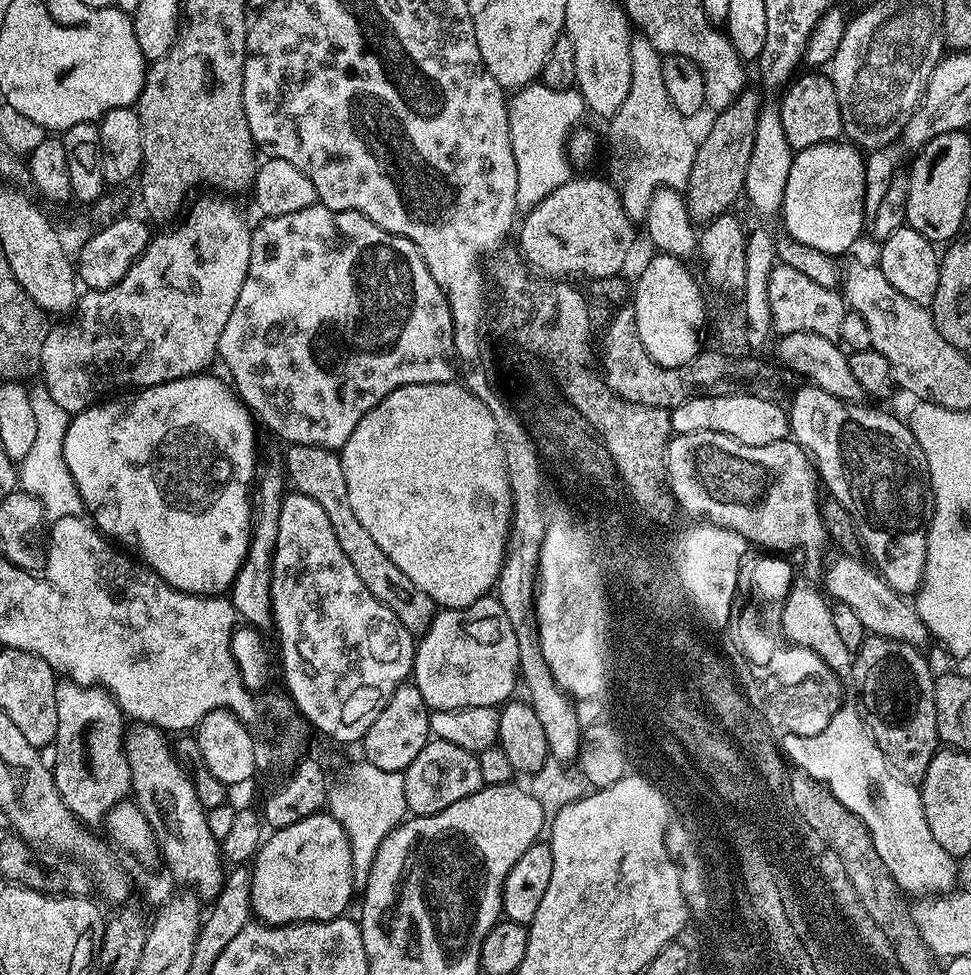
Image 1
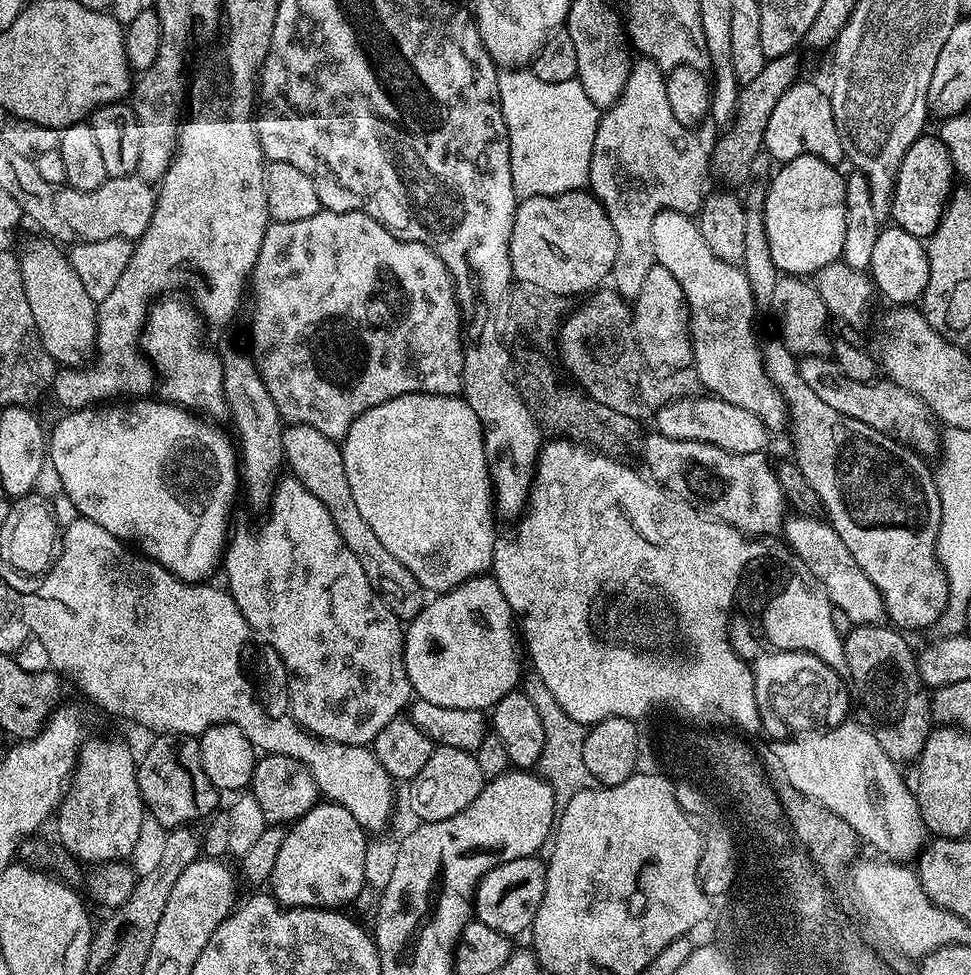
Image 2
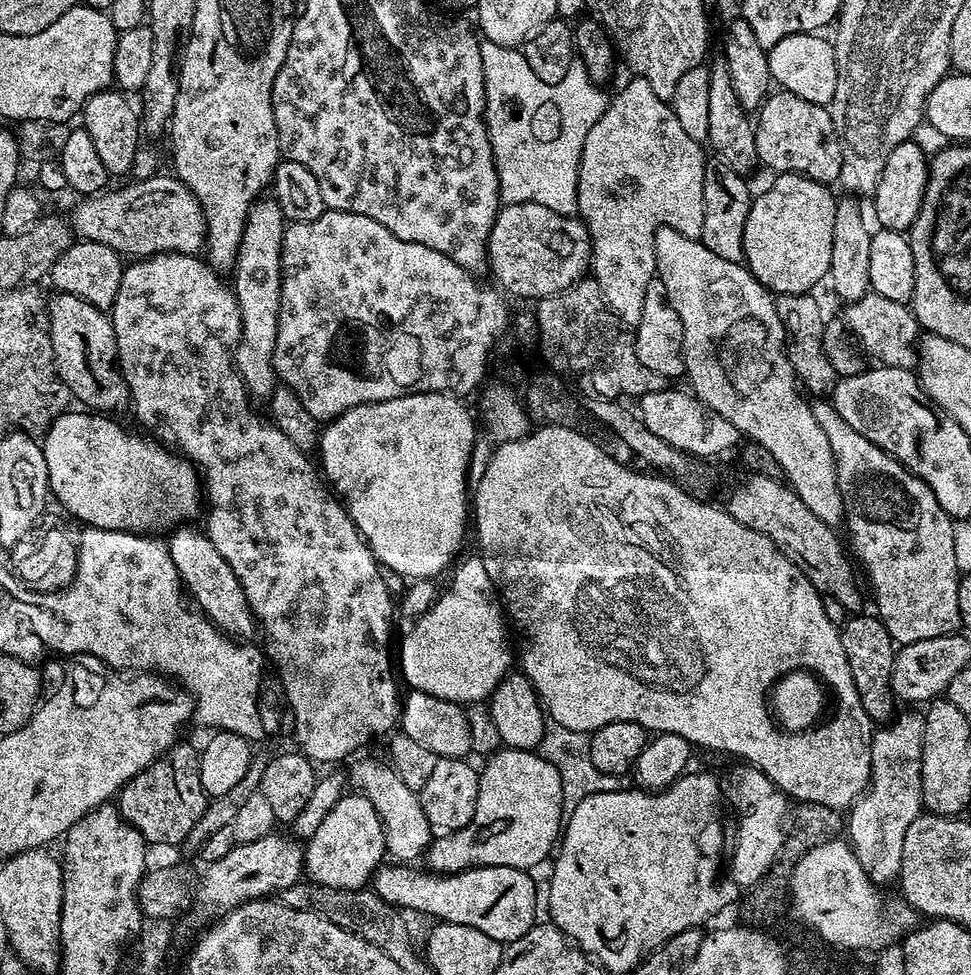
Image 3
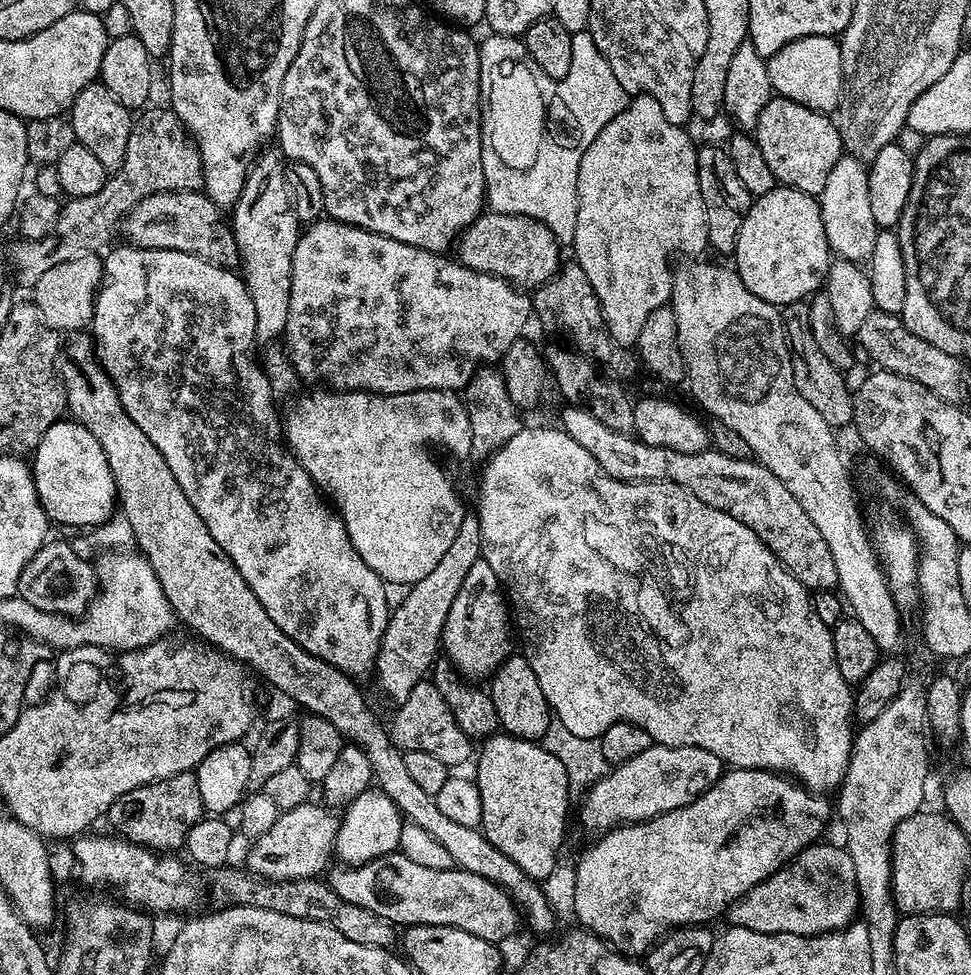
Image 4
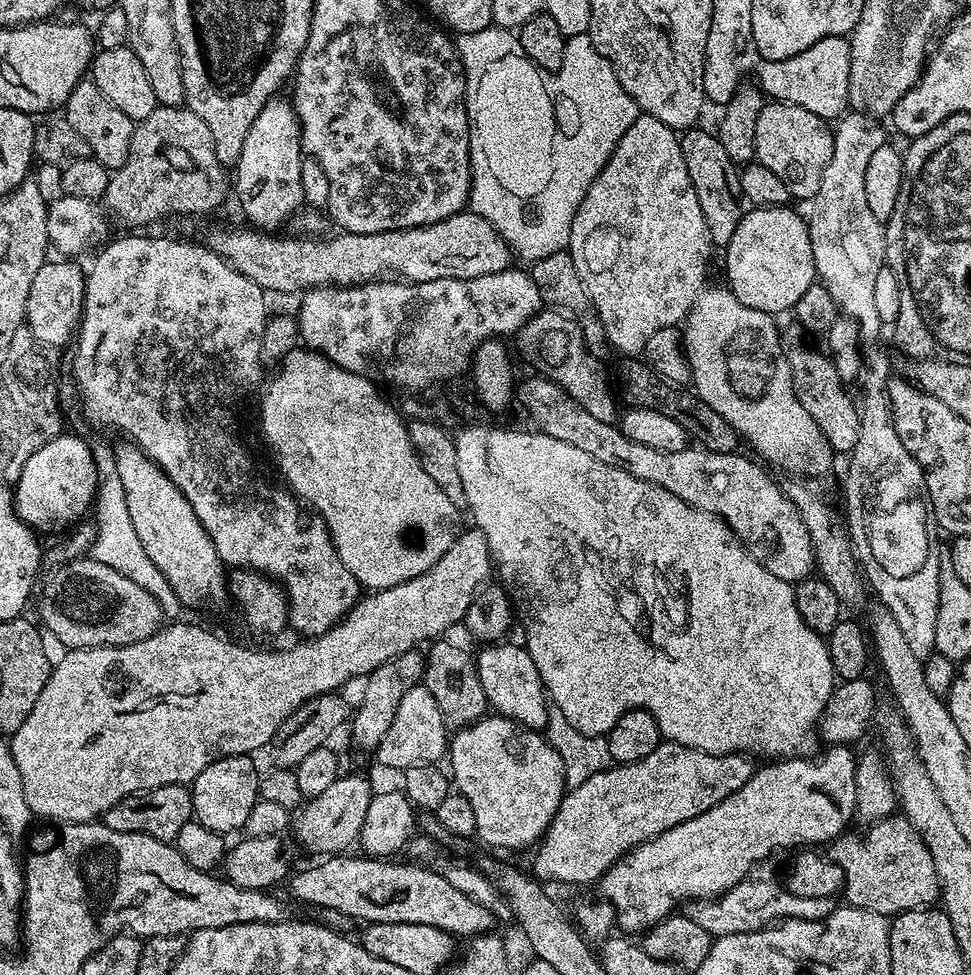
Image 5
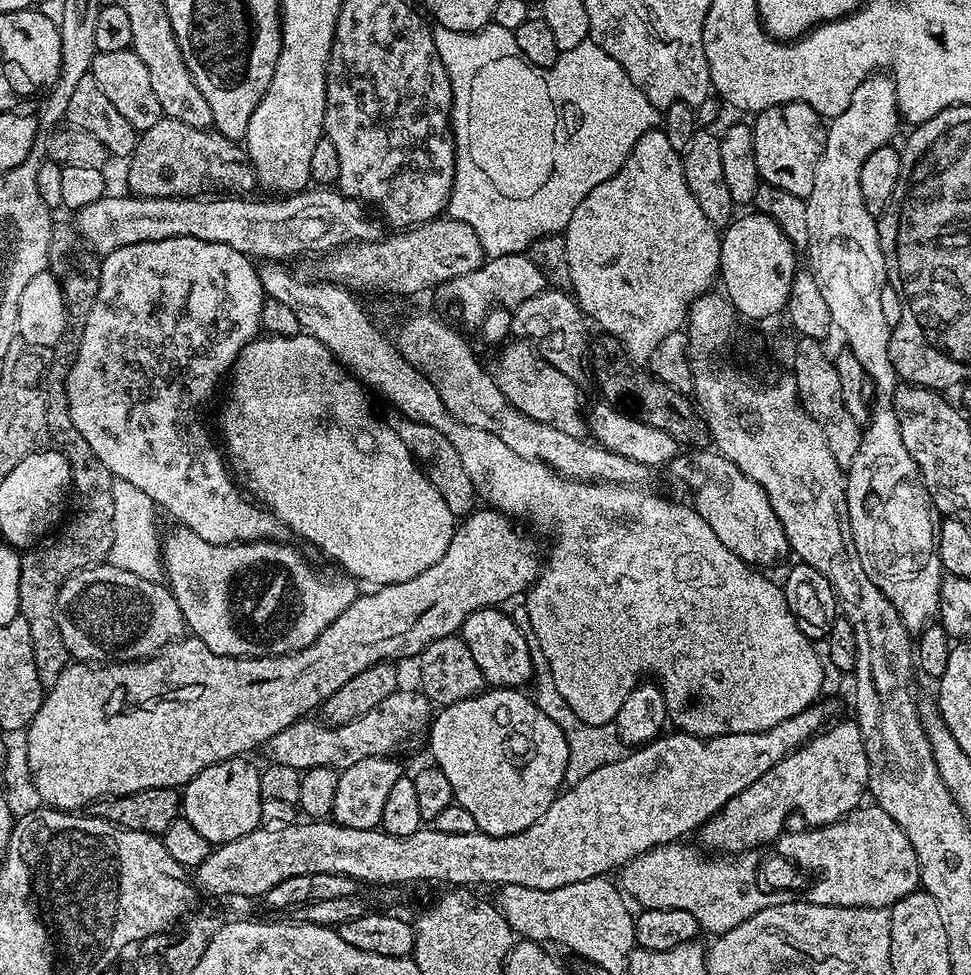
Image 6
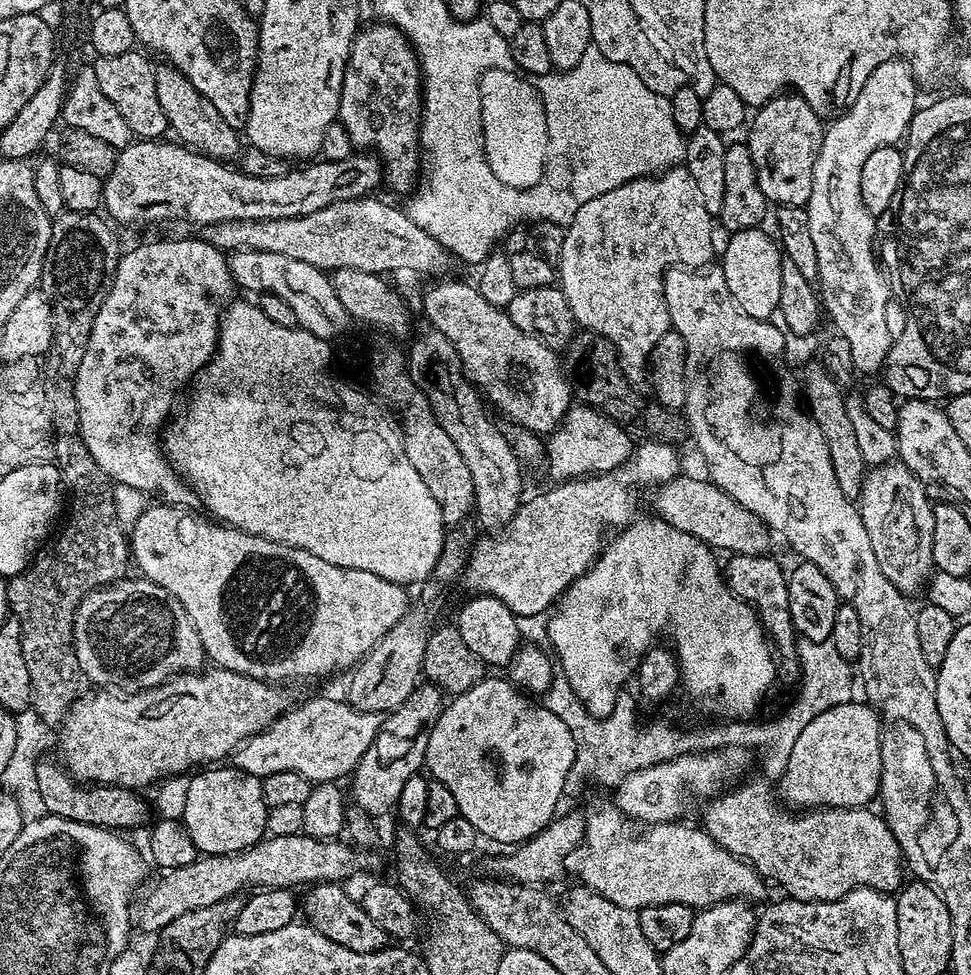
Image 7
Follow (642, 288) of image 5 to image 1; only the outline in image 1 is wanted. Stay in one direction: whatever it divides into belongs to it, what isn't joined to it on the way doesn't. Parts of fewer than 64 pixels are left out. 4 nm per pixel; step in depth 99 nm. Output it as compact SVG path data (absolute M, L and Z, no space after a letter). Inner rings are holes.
M642 34L633 35L630 42L630 94L626 102L607 121L608 124L608 173L607 179L616 188L626 214L633 222L643 221L650 206L650 198L660 188L687 189L692 173L696 171L697 137L688 129L689 121L670 102L666 94L666 81L662 79L664 56Z

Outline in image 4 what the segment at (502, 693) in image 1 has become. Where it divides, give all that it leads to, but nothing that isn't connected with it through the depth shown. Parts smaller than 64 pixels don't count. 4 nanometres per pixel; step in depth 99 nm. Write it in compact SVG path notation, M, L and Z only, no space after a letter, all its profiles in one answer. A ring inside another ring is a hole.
M483 558L474 562L474 566L470 566L470 574L466 574L466 578L462 582L462 590L458 590L458 594L450 606L450 614L444 623L442 652L447 659L451 660L456 671L465 678L491 677L503 660L507 660L509 656L513 655L514 624L510 619L510 604L500 587L499 578L494 574L494 570L490 570L490 566Z

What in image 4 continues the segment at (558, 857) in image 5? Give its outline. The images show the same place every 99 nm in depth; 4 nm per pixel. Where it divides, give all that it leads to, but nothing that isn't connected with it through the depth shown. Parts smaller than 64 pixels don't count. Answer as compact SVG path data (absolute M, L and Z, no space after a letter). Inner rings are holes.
M652 744L642 754L630 758L630 762L615 765L608 775L597 781L595 785L583 793L580 804L580 824L592 834L603 834L621 824L637 824L640 820L649 820L655 816L666 814L670 810L678 810L690 802L694 802L707 788L712 788L724 775L726 765L718 758L718 754L710 754L710 750L702 750L687 744L686 746L662 746Z

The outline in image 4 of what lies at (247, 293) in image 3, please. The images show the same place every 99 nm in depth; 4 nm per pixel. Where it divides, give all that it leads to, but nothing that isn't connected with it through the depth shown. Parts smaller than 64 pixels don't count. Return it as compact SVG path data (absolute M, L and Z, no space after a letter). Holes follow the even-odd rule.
M261 151L253 159L252 168L246 174L246 182L242 186L242 194L230 210L230 223L234 238L238 242L244 284L250 290L250 299L254 302L256 343L260 346L279 341L286 330L286 318L290 315L292 255L294 246L298 246L298 238L302 231L302 221L294 214L294 206L290 202L290 190L286 186L285 157L279 151L268 151Z

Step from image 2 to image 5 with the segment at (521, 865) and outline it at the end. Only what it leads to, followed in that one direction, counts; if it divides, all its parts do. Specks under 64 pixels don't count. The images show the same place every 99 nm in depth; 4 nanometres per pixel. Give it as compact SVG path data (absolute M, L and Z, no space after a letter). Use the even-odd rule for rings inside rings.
M332 854L324 860L321 864L316 864L313 868L308 868L305 872L300 872L296 877L293 875L292 880L292 892L297 896L298 899L302 900L306 904L314 904L318 907L318 910L325 908L333 908L338 910L343 916L351 918L353 921L360 920L370 924L381 924L382 922L406 922L407 924L425 924L426 926L434 926L435 928L441 928L443 932L451 932L453 937L471 938L473 936L482 936L493 931L492 924L494 924L494 917L490 909L486 906L480 905L477 900L472 897L468 897L460 890L456 890L453 885L443 876L439 870L433 870L424 868L428 866L421 866L416 862L407 862L408 864L395 864L397 861L392 858L365 858L363 855L360 856L348 856L352 854Z

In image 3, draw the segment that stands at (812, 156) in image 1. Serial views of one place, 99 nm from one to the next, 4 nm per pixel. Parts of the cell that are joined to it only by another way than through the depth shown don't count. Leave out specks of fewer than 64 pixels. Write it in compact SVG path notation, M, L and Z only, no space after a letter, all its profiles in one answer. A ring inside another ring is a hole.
M781 172L775 177L776 181L765 190L764 193L757 195L753 199L750 206L750 214L746 218L746 230L744 231L744 258L746 267L752 273L752 277L756 279L763 288L768 289L773 294L785 296L786 294L798 294L799 292L811 293L812 287L819 282L820 279L825 279L830 270L830 250L834 242L834 214L836 213L837 197L832 196L833 189L826 184L820 184L817 180L811 180L809 176L799 176L793 172Z

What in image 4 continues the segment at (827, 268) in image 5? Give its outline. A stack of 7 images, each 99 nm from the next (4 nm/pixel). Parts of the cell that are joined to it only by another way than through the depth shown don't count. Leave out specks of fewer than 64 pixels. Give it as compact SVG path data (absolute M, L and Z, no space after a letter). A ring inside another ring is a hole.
M847 154L841 155L834 170L830 170L830 178L826 178L826 190L820 192L818 199L829 249L842 260L871 260L878 229L870 210L868 169L865 161Z

